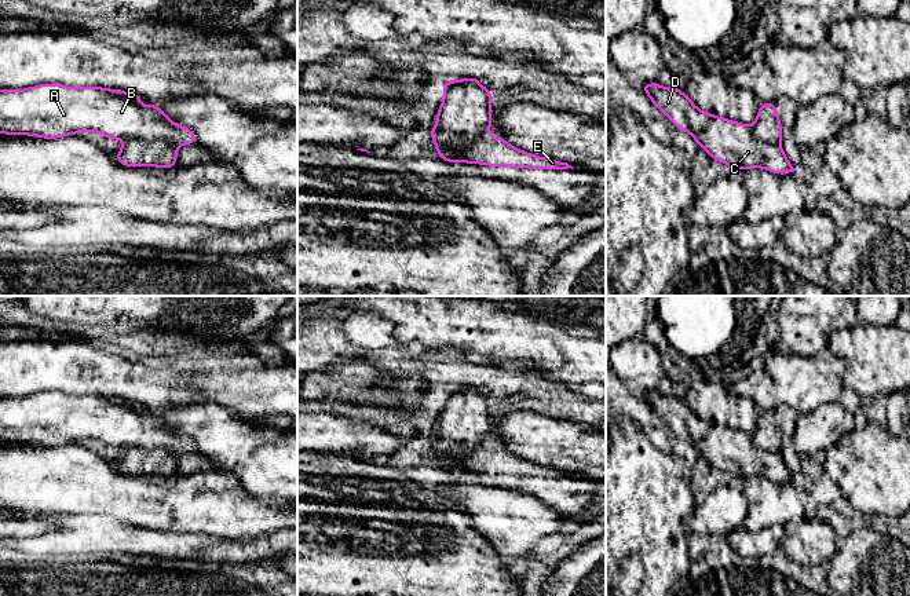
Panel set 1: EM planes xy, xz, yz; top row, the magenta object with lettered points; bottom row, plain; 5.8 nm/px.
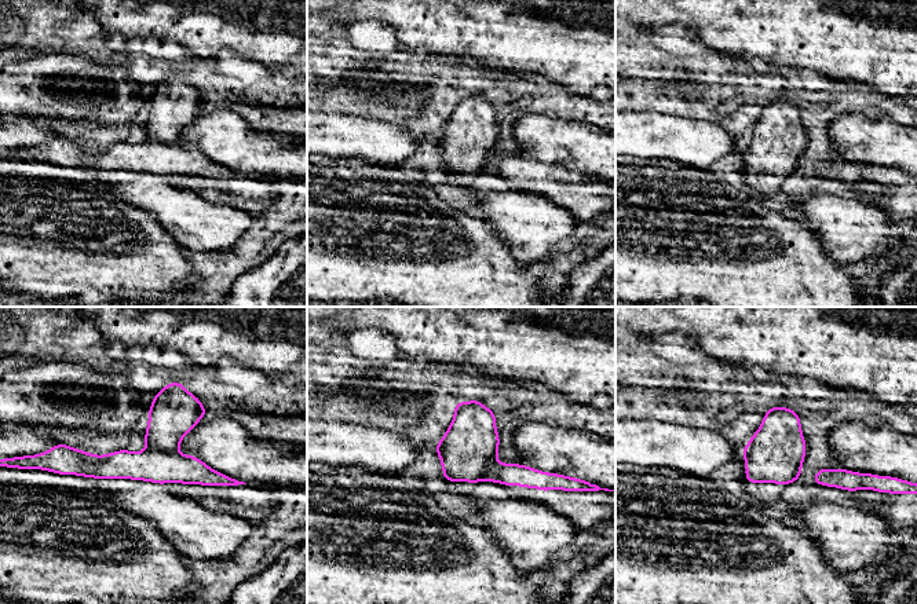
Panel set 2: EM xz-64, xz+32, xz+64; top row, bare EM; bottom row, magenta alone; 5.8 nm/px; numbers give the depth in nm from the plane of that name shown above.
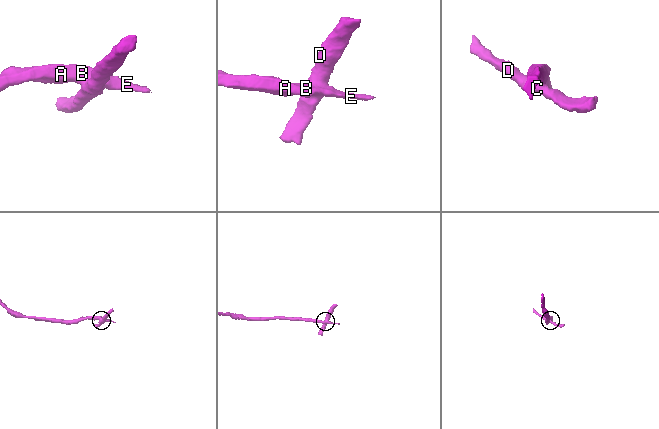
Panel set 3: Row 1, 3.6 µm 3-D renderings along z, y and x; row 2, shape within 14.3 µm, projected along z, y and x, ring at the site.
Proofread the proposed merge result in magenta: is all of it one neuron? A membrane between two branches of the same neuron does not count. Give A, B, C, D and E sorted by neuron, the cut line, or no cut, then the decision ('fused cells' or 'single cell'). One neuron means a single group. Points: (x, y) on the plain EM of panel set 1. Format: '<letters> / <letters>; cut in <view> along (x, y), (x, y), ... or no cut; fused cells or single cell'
A B E / C D; cut in xz along (488, 442), (468, 452), (456, 446), (445, 468); fused cells

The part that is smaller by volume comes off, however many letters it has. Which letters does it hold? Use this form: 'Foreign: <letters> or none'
Foreign: C, D

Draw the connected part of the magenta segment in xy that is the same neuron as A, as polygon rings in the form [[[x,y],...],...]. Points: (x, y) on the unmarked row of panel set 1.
[[[41,392],[26,398],[0,398],[0,442],[54,447],[92,439],[109,447],[164,449],[176,457],[198,450],[190,436],[172,431],[156,410],[143,417],[142,407],[123,398],[102,395]]]

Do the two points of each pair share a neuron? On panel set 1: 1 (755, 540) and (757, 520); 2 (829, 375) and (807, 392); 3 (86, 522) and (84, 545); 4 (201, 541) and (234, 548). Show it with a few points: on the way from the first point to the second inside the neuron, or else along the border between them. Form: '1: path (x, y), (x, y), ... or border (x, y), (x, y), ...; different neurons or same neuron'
1: border (744, 525), (749, 530), (768, 527); different neurons
2: path (823, 376), (812, 387); same neuron
3: path (86, 527), (84, 540); same neuron
4: path (209, 548), (226, 548); same neuron

